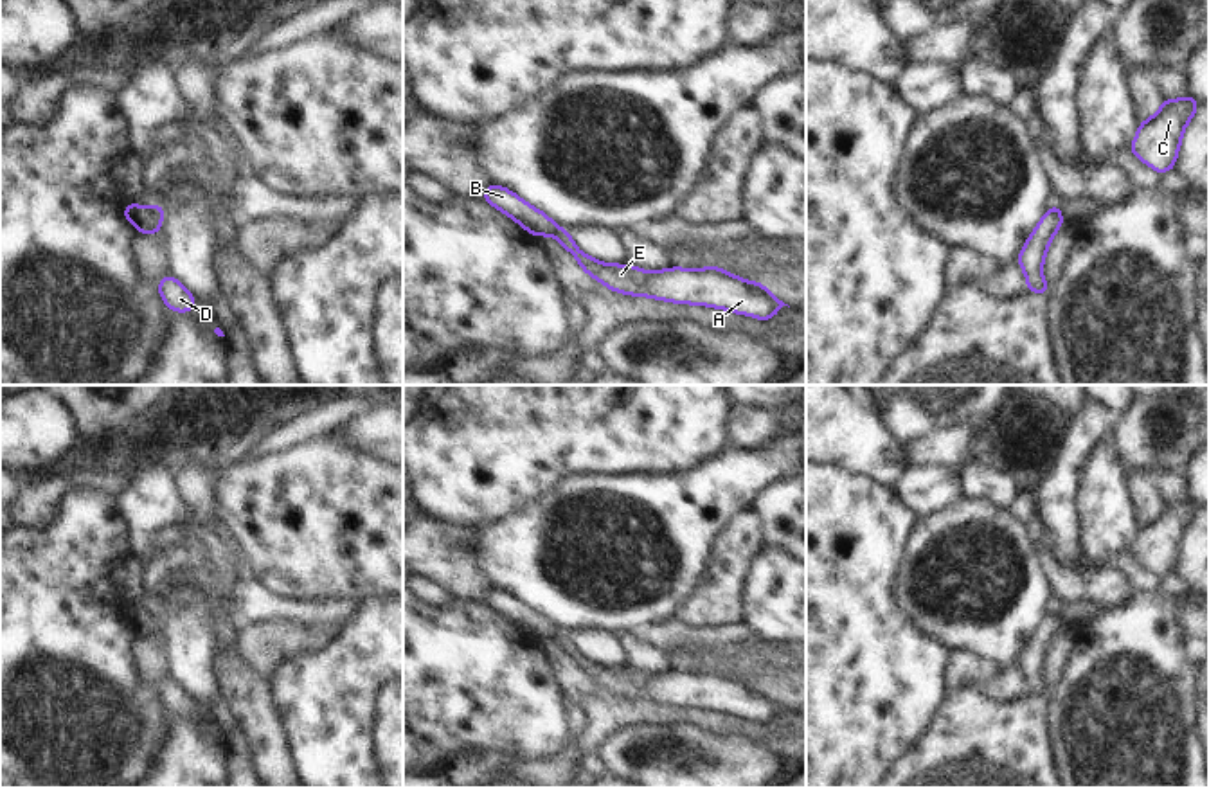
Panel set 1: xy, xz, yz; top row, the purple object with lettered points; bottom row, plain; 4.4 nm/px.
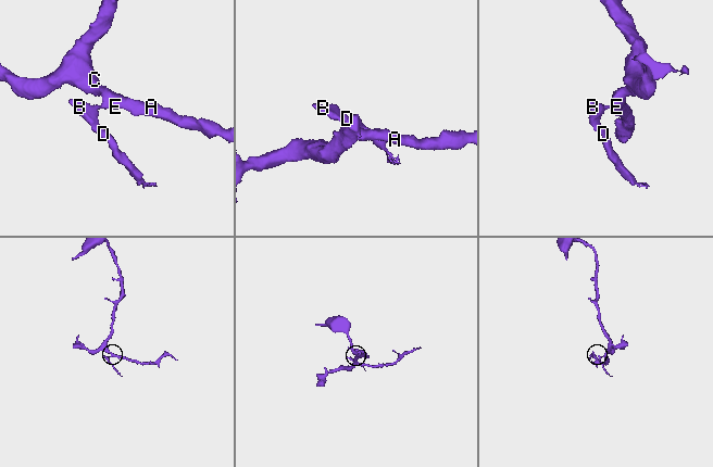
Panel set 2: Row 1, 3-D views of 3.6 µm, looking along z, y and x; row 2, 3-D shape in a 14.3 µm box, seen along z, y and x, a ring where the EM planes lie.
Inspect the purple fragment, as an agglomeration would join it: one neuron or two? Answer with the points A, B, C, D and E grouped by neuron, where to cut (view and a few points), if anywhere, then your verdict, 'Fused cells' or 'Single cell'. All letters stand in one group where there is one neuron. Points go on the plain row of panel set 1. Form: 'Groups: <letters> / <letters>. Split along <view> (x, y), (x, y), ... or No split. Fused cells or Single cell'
Groups: A C E / B D. Split along xz (556, 628), (551, 637). Fused cells.

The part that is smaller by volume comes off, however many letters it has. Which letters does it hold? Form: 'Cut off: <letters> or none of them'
Cut off: B, D.

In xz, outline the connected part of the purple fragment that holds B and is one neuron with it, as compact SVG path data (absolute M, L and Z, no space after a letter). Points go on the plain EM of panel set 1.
M488 588L482 603L513 621L533 639L552 639L558 630L547 617L502 588Z

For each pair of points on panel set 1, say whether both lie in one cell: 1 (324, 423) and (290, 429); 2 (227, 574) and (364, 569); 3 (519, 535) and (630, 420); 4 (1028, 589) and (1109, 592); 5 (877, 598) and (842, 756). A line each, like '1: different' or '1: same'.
1: same
2: different
3: different
4: different
5: same

